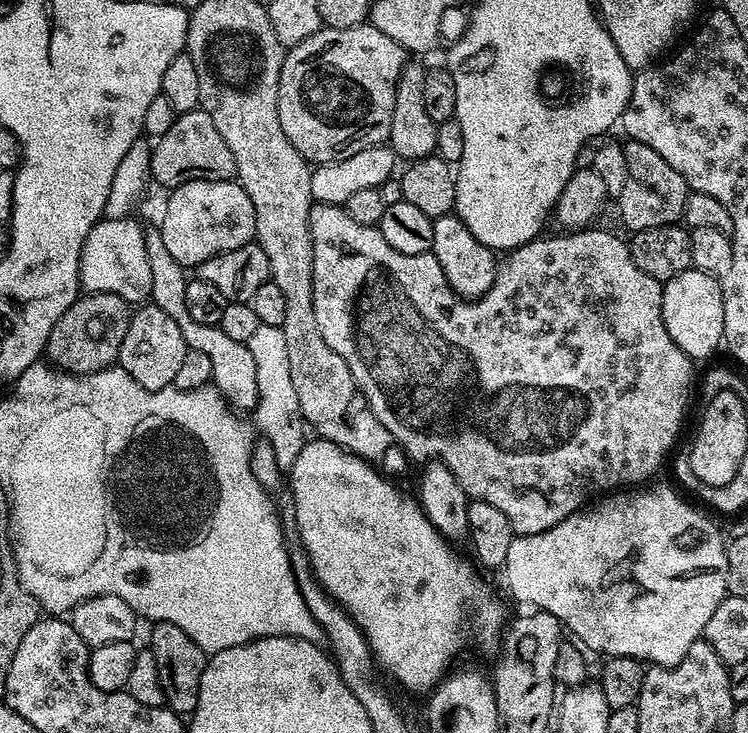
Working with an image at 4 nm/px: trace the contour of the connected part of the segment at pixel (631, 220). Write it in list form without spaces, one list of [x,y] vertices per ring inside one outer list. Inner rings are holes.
[[[627,139],[622,150],[626,157],[626,183],[616,198],[623,224],[629,233],[655,226],[679,223],[683,219],[688,183],[653,147],[641,140]],[[627,142],[627,143],[626,143]]]

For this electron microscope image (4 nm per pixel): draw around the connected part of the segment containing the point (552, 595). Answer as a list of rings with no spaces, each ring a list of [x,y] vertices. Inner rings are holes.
[[[644,486],[641,487],[639,490],[613,491],[611,494],[597,499],[591,506],[585,506],[581,508],[580,511],[573,512],[571,516],[567,516],[567,518],[565,518],[562,522],[558,522],[557,524],[555,524],[554,527],[552,527],[550,530],[546,530],[542,534],[534,534],[533,536],[516,536],[510,542],[510,550],[506,553],[506,562],[504,563],[504,567],[502,569],[502,575],[504,575],[506,579],[508,579],[508,588],[510,591],[512,591],[512,596],[514,599],[521,600],[521,602],[524,604],[532,603],[528,605],[531,605],[533,609],[543,610],[550,613],[551,616],[556,617],[556,619],[560,621],[561,625],[563,625],[563,627],[567,629],[567,631],[569,628],[569,630],[573,632],[571,635],[575,637],[575,639],[586,642],[586,646],[594,646],[594,650],[598,653],[603,654],[605,657],[629,656],[630,658],[634,658],[635,660],[647,662],[649,665],[652,666],[671,666],[673,664],[677,664],[678,662],[682,662],[682,658],[686,654],[686,650],[690,650],[690,646],[695,640],[701,639],[701,637],[703,637],[706,622],[710,622],[710,614],[714,614],[714,610],[718,610],[718,602],[722,602],[725,596],[728,595],[728,587],[726,586],[726,566],[728,565],[728,563],[726,562],[726,554],[728,553],[728,550],[726,547],[725,537],[720,537],[719,530],[716,529],[715,526],[712,525],[711,522],[708,521],[707,518],[704,517],[703,514],[700,513],[694,505],[687,504],[687,502],[684,501],[683,498],[680,497],[674,489],[648,487],[652,486]]]

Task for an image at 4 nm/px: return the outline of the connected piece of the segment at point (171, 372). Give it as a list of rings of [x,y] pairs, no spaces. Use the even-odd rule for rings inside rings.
[[[148,302],[129,315],[118,364],[126,374],[130,374],[130,378],[134,378],[134,382],[138,382],[138,386],[146,390],[162,390],[175,385],[176,375],[182,362],[186,362],[189,350],[186,339],[182,338],[182,330],[178,328],[178,322],[174,322],[174,318],[166,314],[166,310]]]

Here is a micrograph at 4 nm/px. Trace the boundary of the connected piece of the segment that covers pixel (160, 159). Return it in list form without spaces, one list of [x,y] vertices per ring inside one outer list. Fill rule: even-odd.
[[[197,110],[179,113],[174,126],[159,136],[152,149],[151,179],[156,184],[160,183],[164,190],[195,180],[237,179],[234,154],[230,154],[226,138],[218,134],[218,126],[214,126],[214,118],[210,118],[208,112]]]

